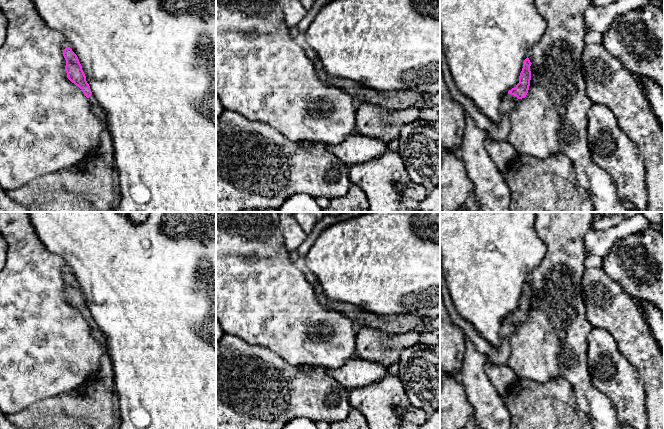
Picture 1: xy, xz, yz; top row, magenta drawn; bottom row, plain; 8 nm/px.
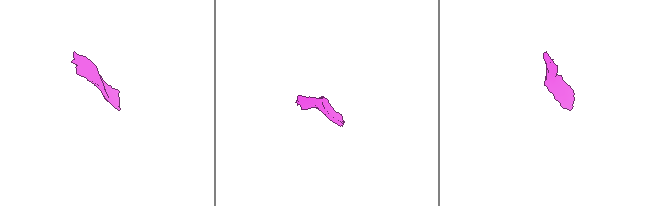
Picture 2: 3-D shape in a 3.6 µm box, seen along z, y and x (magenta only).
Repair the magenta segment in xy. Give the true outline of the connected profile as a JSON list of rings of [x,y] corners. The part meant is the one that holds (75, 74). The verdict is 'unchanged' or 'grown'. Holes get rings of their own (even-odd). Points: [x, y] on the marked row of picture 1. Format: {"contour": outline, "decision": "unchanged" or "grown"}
{"contour": [[[68,47],[63,50],[63,56],[66,60],[65,70],[67,73],[67,78],[76,86],[78,86],[84,95],[88,98],[91,111],[95,117],[101,121],[104,121],[106,118],[105,111],[99,105],[96,98],[92,95],[90,86],[86,81],[86,76],[82,70],[82,66],[77,55],[70,47]]], "decision": "grown"}

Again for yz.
{"contour": [[[527,57],[523,62],[523,68],[519,76],[519,83],[508,91],[508,99],[500,104],[500,109],[503,114],[509,115],[515,108],[516,101],[526,97],[530,86],[532,69],[533,64]]], "decision": "grown"}

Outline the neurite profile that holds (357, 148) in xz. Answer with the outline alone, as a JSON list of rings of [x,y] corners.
[[[354,133],[337,145],[327,145],[327,149],[345,166],[364,163],[382,156],[389,150],[388,143],[379,138],[372,138]]]

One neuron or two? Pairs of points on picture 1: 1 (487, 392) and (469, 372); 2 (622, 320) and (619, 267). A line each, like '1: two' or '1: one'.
1: one
2: two

